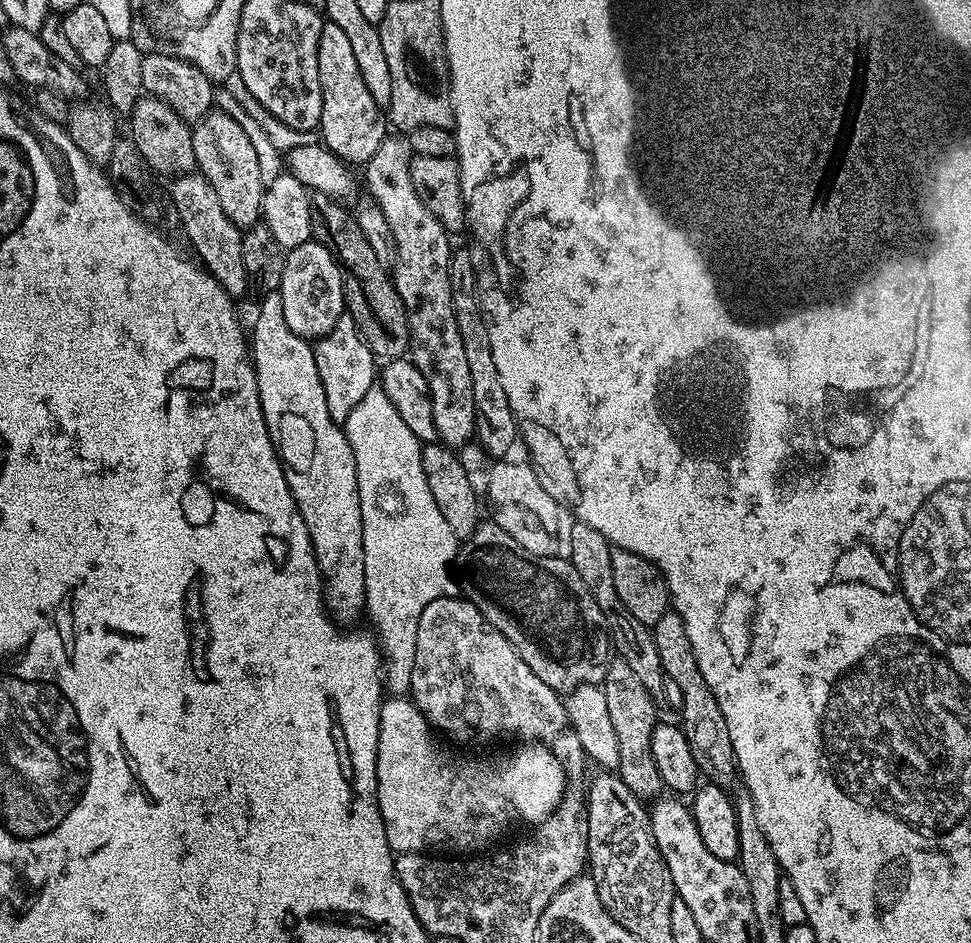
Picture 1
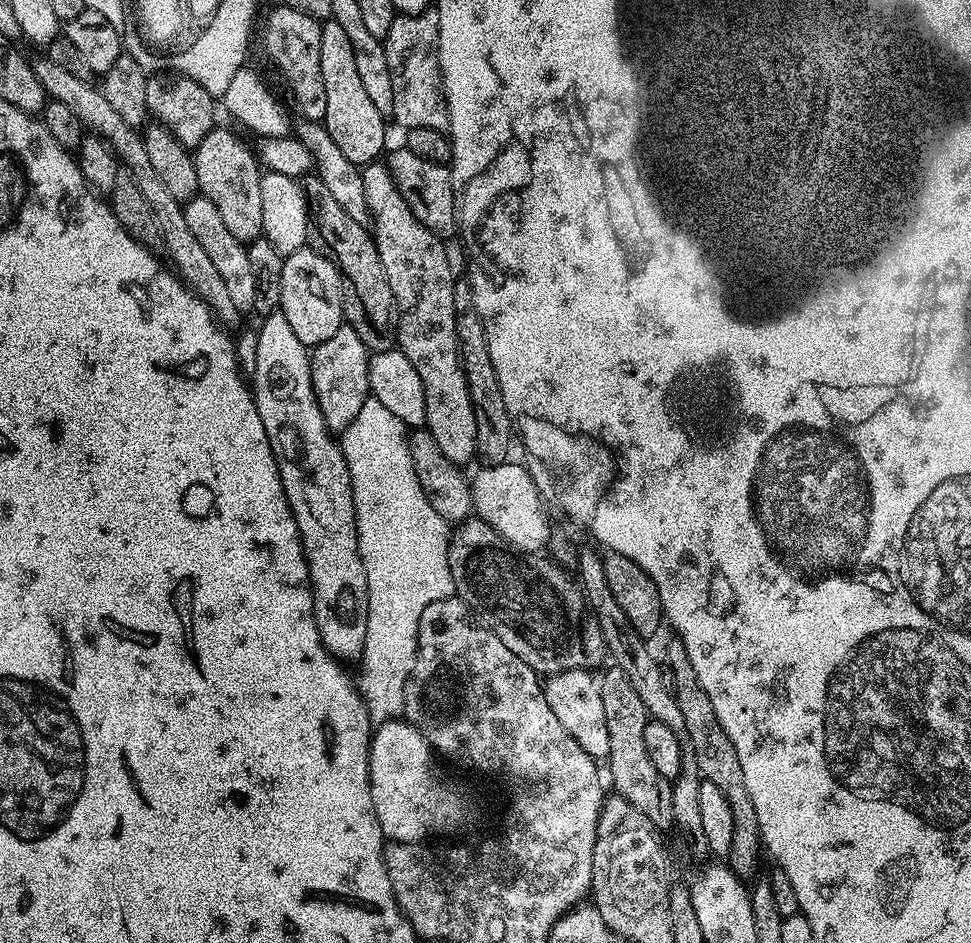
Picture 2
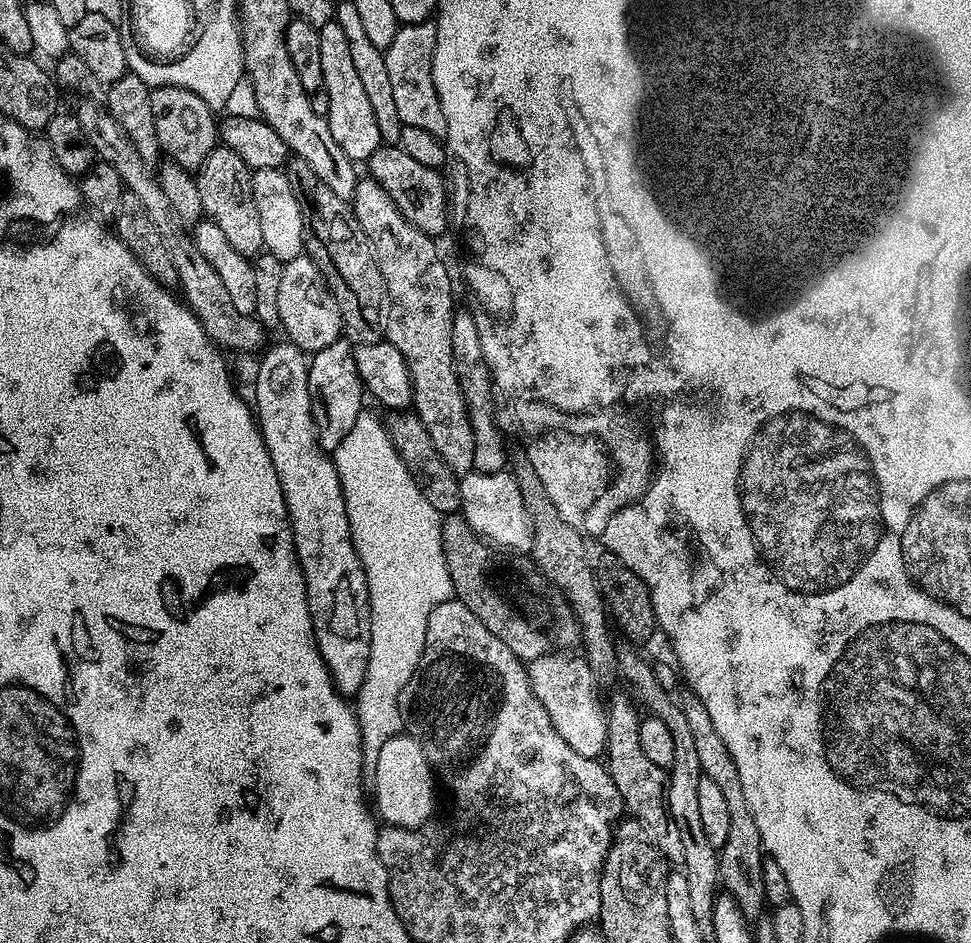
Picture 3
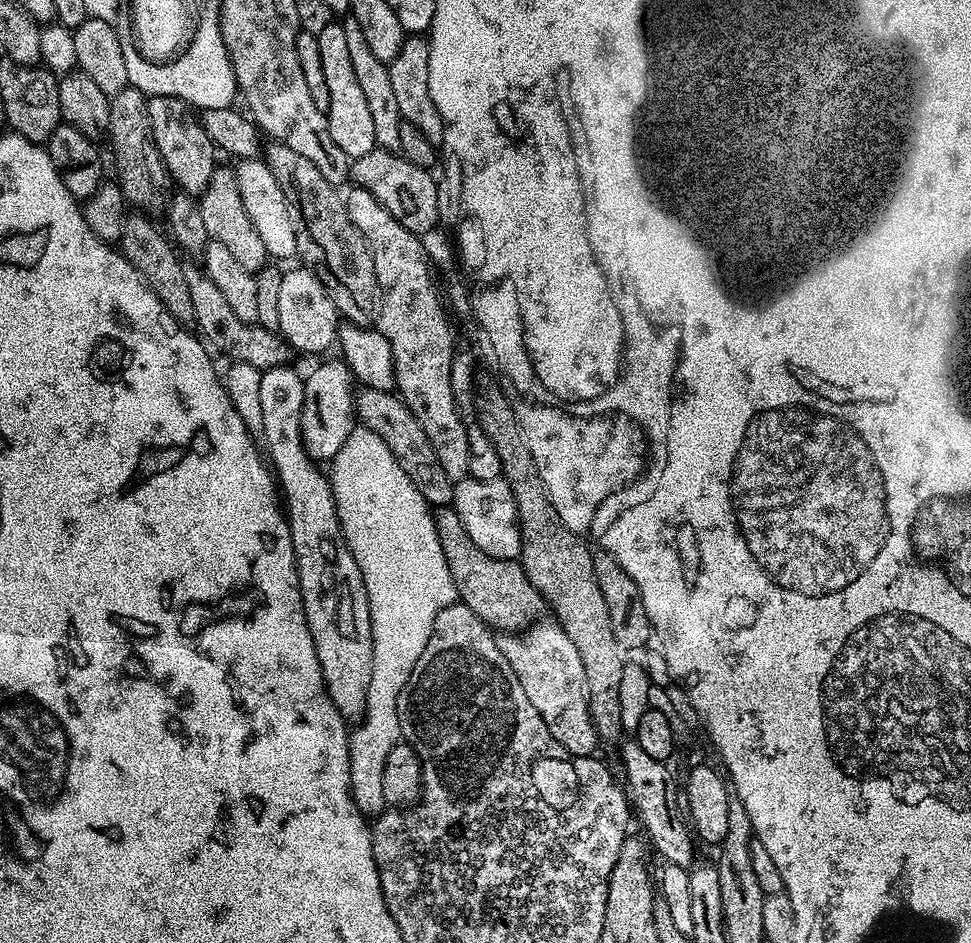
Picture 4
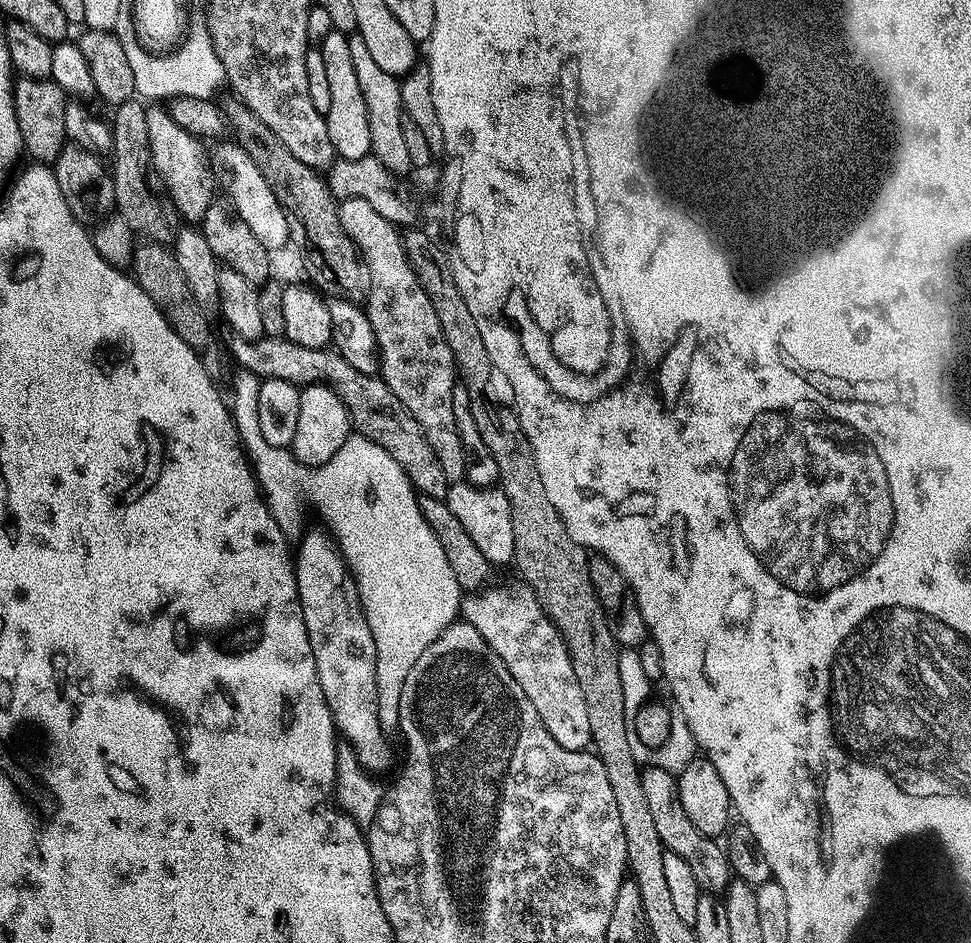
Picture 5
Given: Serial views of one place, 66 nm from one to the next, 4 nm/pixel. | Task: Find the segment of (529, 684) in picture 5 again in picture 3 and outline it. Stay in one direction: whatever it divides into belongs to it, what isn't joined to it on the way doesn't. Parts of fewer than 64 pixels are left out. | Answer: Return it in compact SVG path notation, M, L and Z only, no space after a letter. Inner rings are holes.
M549 654L536 660L527 661L528 681L546 714L550 714L550 722L558 734L562 734L562 742L582 754L582 758L591 760L603 757L606 746L607 715L602 711L602 704L596 701L597 677L588 661L576 654Z

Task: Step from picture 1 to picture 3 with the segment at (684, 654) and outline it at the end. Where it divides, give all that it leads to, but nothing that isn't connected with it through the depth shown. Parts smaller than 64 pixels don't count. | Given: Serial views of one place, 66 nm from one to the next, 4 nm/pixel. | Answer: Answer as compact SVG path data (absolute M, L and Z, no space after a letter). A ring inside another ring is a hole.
M691 694L685 695L682 707L686 714L686 723L694 737L698 762L704 771L703 776L710 778L722 789L726 798L726 807L730 817L730 826L726 833L726 842L718 849L720 858L720 884L727 895L738 902L738 910L742 910L745 920L755 922L761 919L763 908L766 908L764 887L762 886L762 862L766 859L764 843L758 834L758 826L754 822L754 814L750 814L750 806L746 802L746 794L742 794L742 782L738 782L738 766L734 766L734 758L730 758L730 750L726 750L726 742L722 742L718 730L714 730L714 721L706 706Z

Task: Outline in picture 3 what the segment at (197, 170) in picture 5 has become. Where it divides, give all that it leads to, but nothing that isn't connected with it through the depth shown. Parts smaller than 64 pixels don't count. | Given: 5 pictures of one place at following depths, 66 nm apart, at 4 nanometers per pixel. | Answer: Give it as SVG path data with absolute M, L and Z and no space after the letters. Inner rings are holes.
M162 86L151 89L151 113L154 114L154 127L157 130L159 151L167 159L195 173L206 162L206 158L218 147L218 116L194 90L182 86Z

